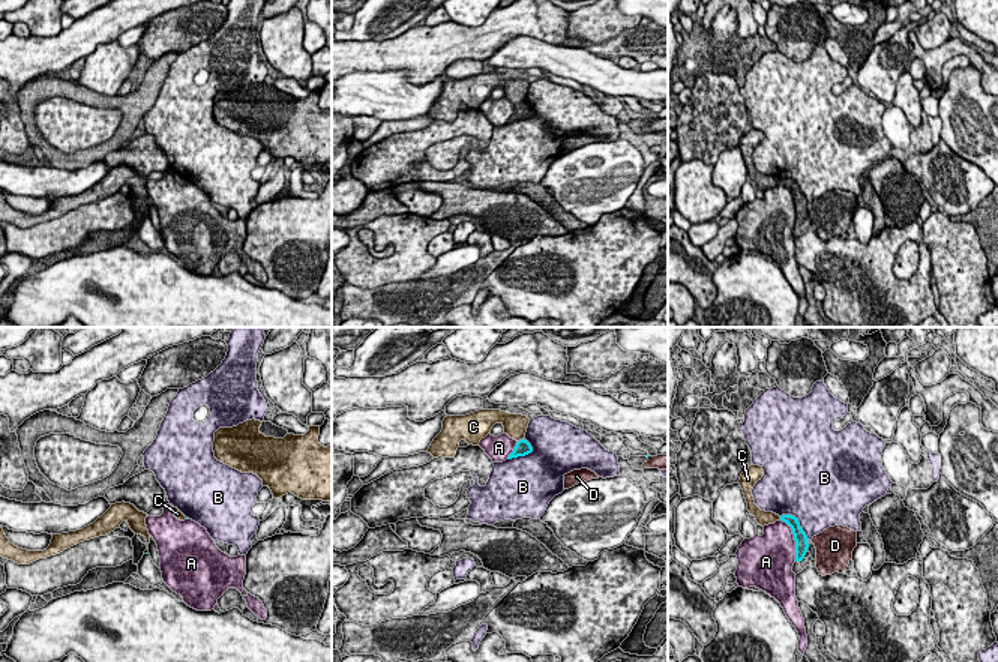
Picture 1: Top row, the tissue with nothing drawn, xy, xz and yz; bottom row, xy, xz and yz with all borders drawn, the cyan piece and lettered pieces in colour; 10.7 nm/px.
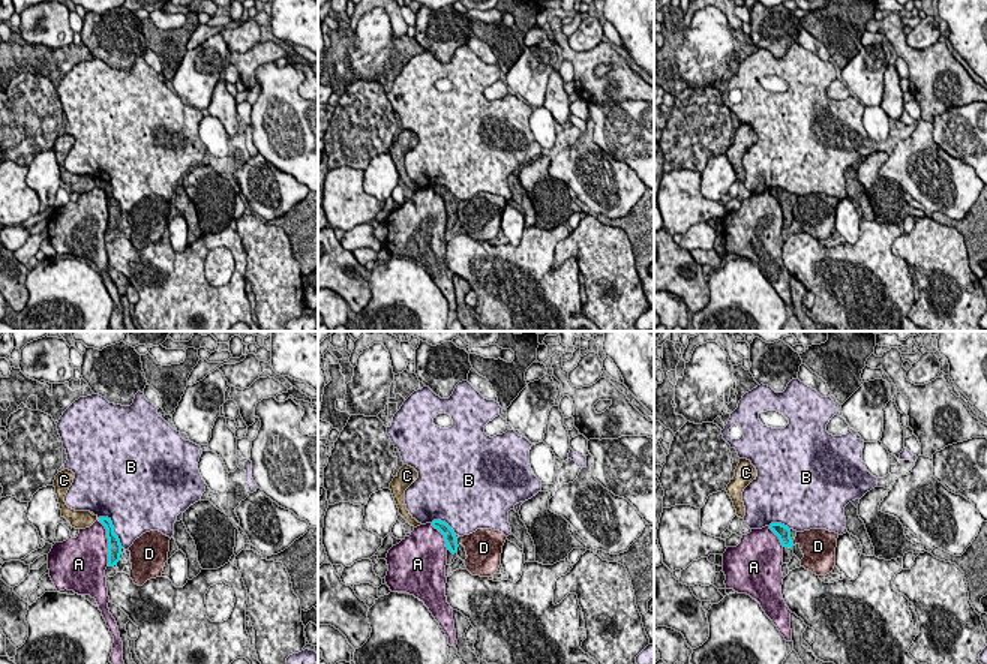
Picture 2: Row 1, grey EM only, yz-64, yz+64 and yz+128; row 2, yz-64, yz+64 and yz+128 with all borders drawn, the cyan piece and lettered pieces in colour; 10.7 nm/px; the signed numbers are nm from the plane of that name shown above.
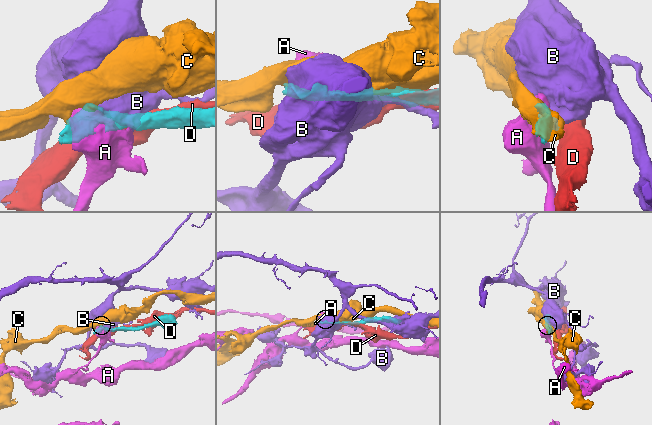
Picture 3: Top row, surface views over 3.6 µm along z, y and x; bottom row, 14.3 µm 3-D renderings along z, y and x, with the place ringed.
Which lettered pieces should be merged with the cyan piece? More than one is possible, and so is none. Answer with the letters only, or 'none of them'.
none of them

